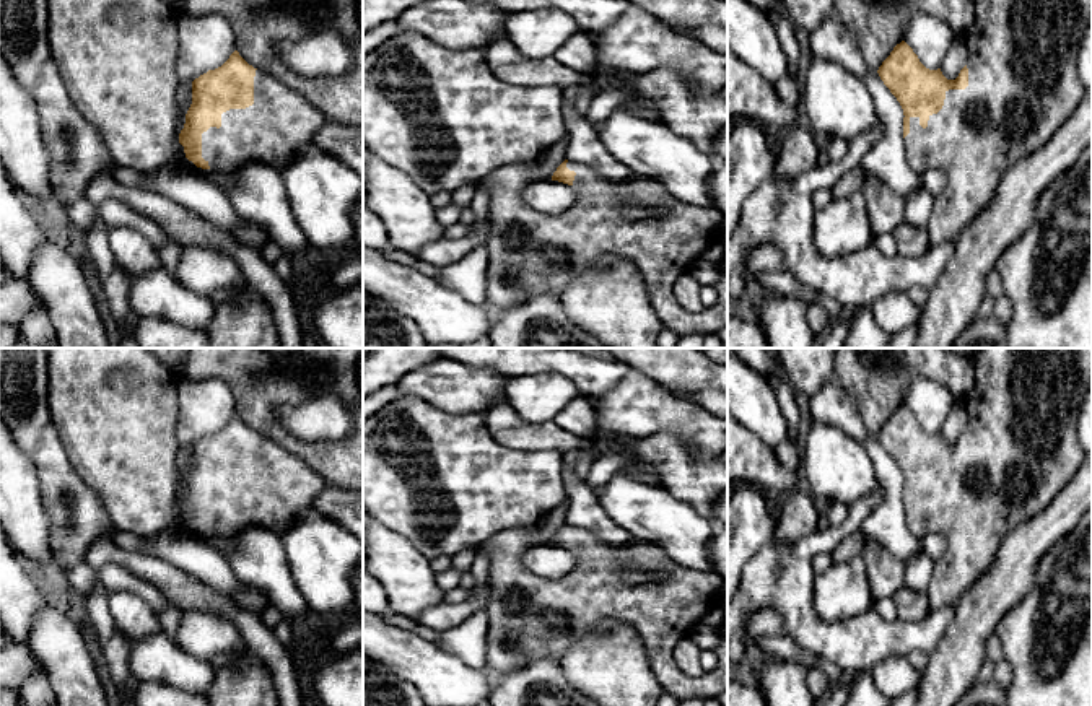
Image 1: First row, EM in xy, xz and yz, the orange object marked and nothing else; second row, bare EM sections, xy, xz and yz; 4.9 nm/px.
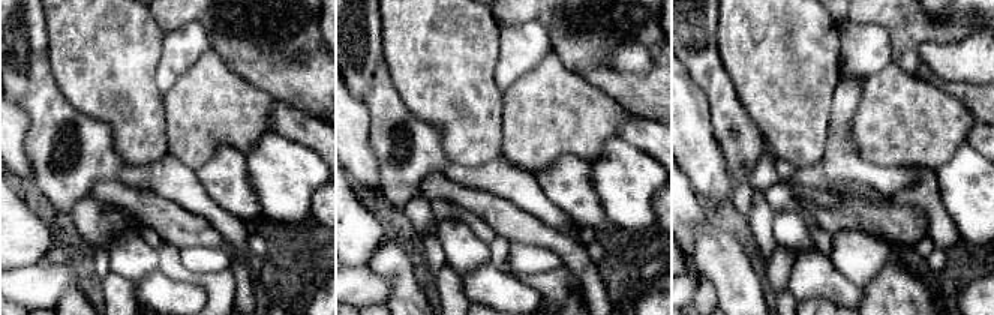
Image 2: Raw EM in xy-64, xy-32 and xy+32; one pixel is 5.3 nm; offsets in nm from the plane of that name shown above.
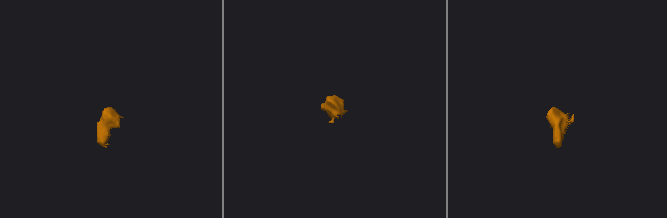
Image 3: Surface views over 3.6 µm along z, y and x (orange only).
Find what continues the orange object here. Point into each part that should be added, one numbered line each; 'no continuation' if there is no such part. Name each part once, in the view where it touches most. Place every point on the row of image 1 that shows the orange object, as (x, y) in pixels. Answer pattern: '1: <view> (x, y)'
1: xy (280, 122)

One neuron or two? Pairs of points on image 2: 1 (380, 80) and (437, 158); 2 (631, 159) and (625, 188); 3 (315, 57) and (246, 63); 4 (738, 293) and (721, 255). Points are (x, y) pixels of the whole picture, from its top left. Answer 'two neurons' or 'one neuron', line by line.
1: one neuron
2: one neuron
3: one neuron
4: one neuron

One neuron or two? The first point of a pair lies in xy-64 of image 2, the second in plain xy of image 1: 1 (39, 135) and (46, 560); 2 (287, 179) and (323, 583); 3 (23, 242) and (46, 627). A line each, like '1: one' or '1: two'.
1: two
2: one
3: two

